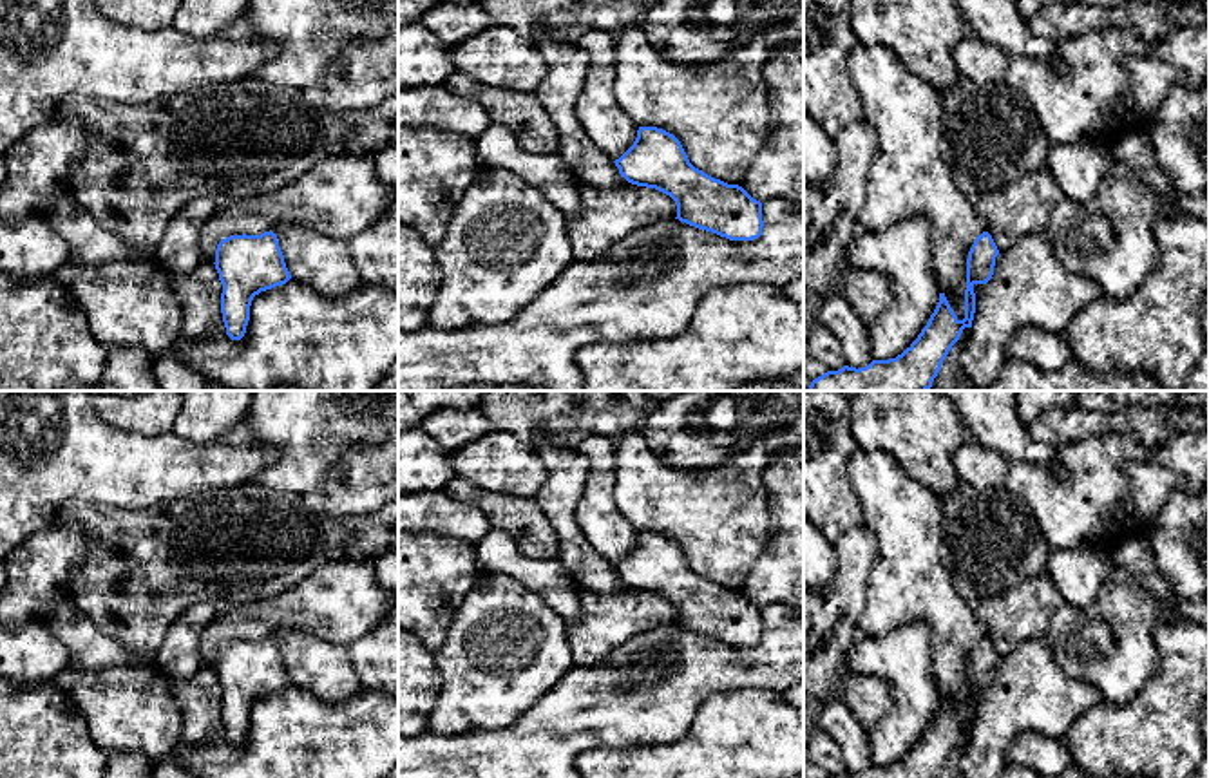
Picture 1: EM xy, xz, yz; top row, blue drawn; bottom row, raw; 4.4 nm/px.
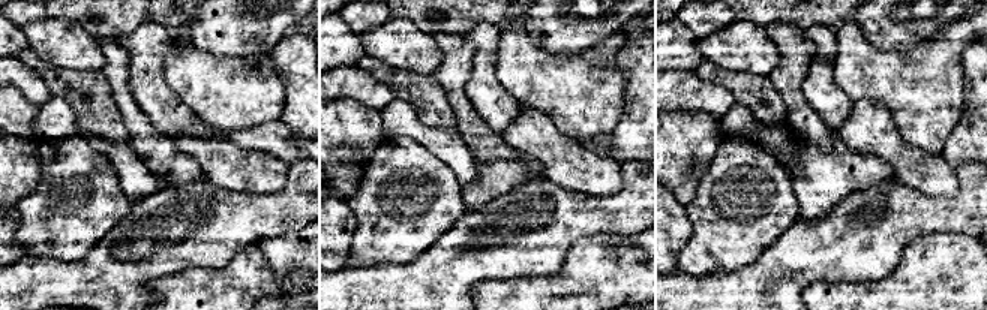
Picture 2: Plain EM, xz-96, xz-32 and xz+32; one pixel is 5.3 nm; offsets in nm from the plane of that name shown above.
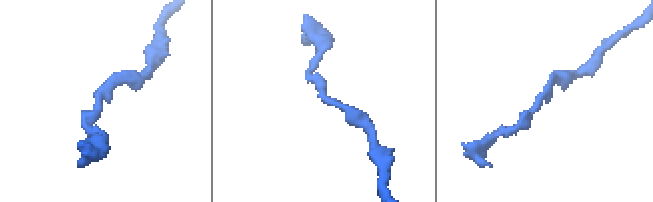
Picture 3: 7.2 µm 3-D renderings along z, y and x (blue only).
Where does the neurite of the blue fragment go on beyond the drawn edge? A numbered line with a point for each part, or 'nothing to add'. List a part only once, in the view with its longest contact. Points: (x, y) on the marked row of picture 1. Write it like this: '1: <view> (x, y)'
nothing to add

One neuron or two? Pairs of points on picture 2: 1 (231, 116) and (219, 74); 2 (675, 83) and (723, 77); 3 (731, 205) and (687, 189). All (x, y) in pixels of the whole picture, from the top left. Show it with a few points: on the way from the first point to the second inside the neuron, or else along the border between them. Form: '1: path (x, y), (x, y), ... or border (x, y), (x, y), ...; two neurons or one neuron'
1: path (231, 105), (231, 98), (219, 84); one neuron
2: border (693, 72), (704, 80), (722, 84), (734, 99); two neurons
3: border (711, 160), (698, 184), (695, 196), (686, 205); two neurons

